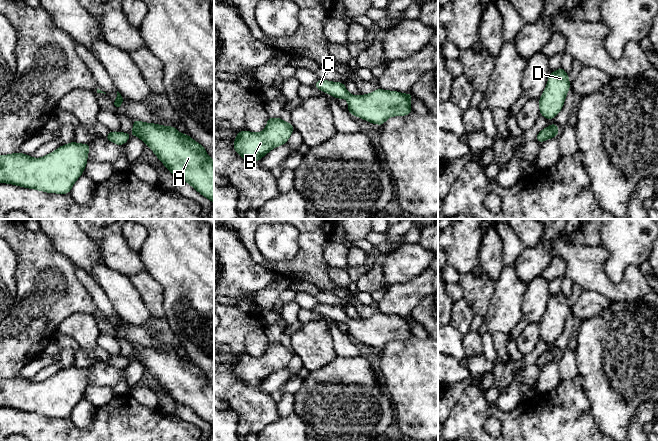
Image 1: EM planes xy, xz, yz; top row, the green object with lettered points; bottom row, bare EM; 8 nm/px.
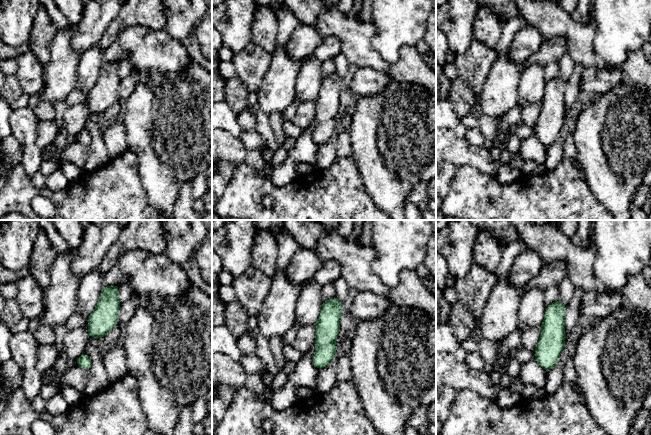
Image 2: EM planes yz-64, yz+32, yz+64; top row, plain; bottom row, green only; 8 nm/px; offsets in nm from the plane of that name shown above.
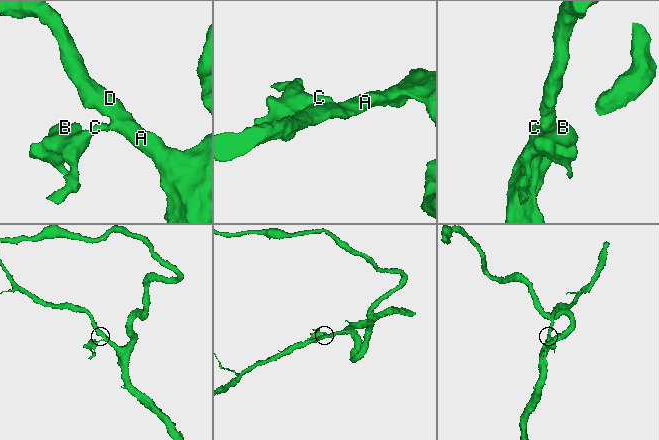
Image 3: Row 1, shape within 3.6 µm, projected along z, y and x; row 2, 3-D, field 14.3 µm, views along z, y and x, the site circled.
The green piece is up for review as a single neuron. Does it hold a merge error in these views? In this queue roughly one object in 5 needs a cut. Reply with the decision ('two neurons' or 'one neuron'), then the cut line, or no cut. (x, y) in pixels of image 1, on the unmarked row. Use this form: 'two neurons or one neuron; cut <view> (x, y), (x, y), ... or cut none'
one neuron; cut none

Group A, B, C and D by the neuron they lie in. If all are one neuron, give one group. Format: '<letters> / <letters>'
A B C D

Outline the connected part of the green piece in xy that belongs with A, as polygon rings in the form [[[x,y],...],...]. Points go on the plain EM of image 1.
[[[133,346],[132,358],[139,361],[155,377],[158,383],[173,399],[189,407],[201,419],[214,427],[214,385],[207,379],[205,372],[187,358],[181,358],[175,351],[154,347]]]

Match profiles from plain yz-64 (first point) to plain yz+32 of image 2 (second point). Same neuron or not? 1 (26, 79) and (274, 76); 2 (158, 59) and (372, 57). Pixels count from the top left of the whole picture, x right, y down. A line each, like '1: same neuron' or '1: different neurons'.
1: different neurons
2: same neuron

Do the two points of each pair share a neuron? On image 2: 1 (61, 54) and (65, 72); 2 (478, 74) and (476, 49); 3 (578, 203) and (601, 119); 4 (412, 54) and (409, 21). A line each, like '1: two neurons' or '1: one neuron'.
1: one neuron
2: one neuron
3: two neurons
4: two neurons

